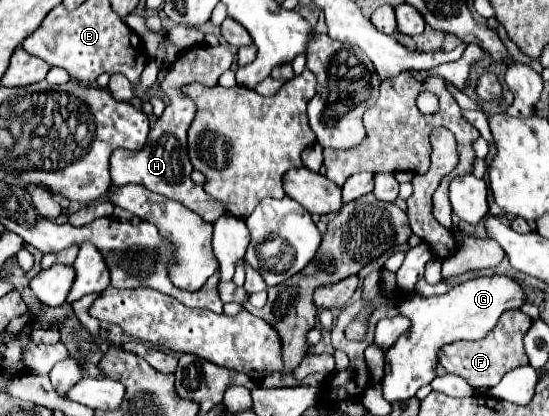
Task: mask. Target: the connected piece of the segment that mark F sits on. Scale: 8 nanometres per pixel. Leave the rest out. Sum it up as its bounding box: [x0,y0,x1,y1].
[439,311,533,391]

